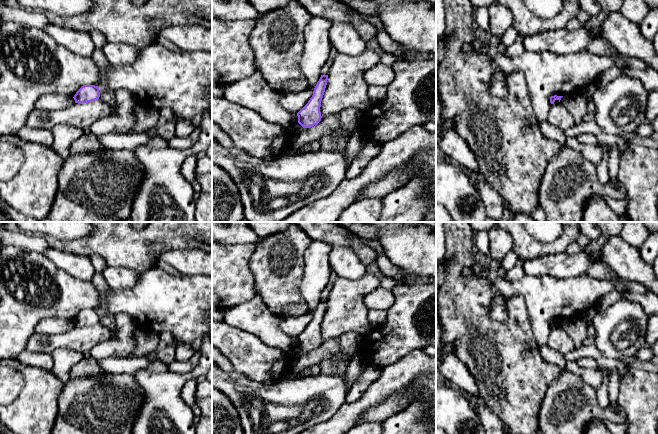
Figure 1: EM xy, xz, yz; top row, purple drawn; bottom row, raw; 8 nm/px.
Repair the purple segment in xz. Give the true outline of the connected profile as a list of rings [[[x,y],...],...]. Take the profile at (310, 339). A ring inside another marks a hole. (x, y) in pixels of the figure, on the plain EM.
[[[321,299],[308,327],[297,337],[298,347],[303,352],[311,352],[321,345],[321,324],[327,309],[328,299]]]

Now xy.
[[[84,309],[74,319],[75,327],[82,328],[98,324],[100,316],[98,310]]]

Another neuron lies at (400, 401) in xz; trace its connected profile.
[[[415,382],[412,386],[391,396],[377,406],[369,408],[356,421],[356,424],[369,421],[383,423],[390,416],[403,411],[419,397],[420,382]]]

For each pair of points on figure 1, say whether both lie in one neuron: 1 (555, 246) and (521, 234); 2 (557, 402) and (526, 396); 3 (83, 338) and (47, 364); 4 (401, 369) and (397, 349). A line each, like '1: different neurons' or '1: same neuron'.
1: same neuron
2: different neurons
3: different neurons
4: different neurons

